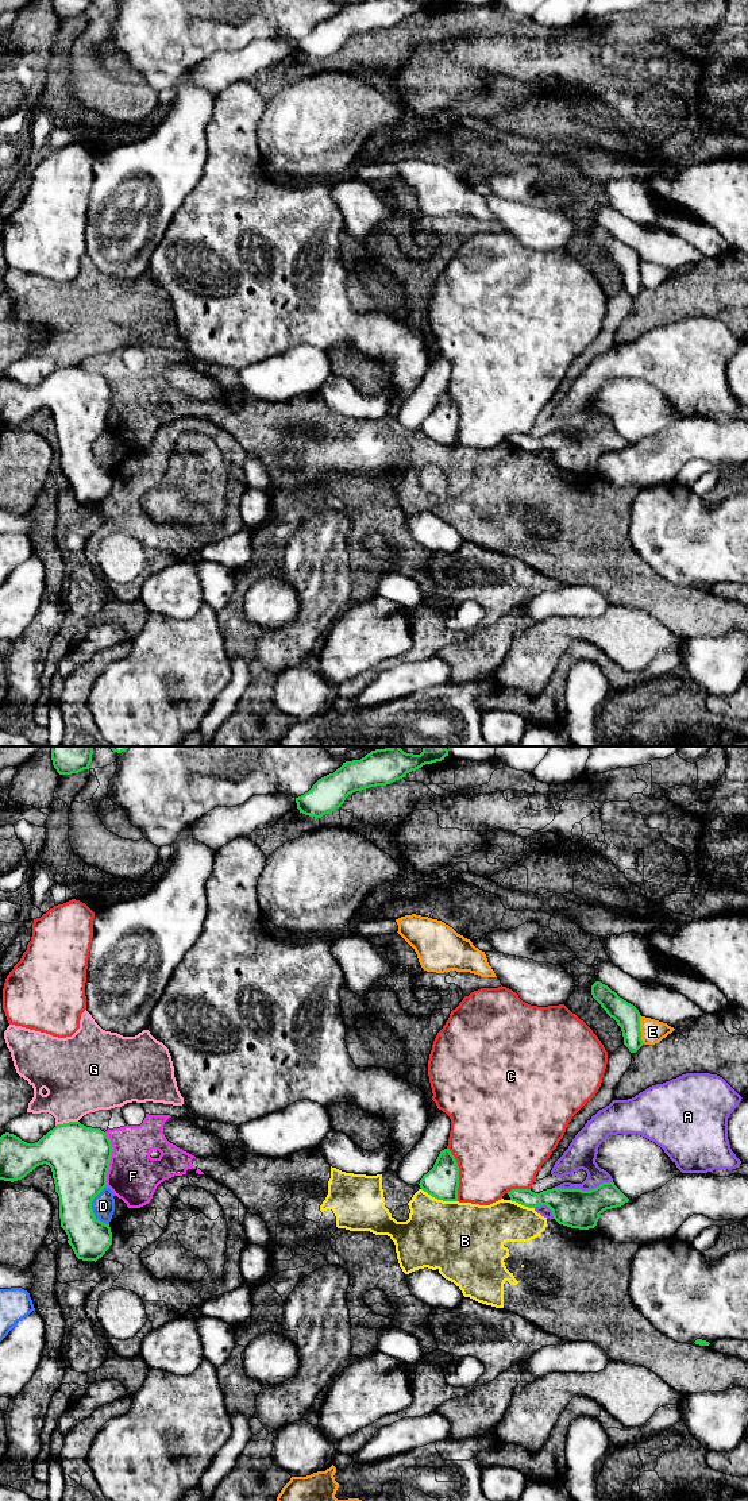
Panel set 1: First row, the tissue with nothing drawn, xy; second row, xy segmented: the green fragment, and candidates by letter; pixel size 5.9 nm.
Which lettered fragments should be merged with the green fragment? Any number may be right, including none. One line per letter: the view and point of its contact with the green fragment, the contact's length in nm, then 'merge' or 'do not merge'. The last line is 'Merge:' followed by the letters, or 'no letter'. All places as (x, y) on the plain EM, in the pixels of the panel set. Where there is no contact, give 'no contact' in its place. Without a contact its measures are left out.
A: contact xy (583, 435); length 340 nm; do not merge
B: contact xy (439, 443); length 240 nm; do not merge
C: contact xy (458, 419); length 320 nm; do not merge
D: contact xy (91, 450); length 240 nm; do not merge
E: contact xy (639, 274); length 180 nm; do not merge
F: contact xy (110, 404); length 320 nm; do not merge
G: contact xy (66, 367); length 140 nm; do not merge
Merge: no letter

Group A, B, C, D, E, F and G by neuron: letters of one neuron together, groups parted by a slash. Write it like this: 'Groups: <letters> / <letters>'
Groups: A / B F / C / D / E / G

